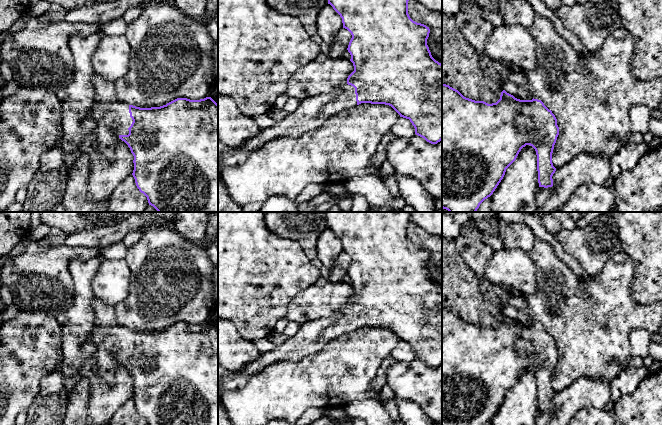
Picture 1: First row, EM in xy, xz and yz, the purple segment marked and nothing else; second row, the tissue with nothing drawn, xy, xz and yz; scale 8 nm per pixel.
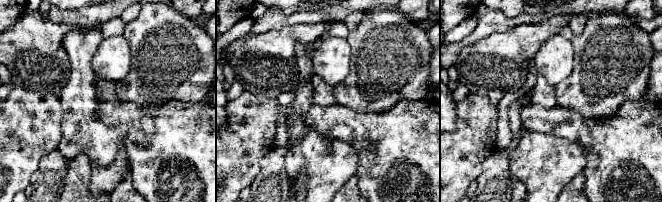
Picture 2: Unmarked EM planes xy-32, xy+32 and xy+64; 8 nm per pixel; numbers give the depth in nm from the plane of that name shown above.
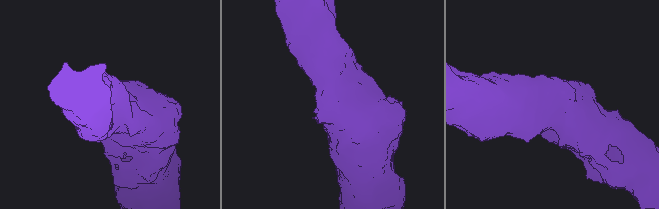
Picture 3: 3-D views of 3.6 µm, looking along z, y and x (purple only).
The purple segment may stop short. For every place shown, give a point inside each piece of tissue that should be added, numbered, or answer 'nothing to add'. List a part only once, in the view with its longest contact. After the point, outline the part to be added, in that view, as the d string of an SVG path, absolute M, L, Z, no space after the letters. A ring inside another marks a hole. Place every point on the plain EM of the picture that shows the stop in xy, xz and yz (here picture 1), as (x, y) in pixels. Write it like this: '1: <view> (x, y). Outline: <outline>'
1: xy (115, 339). Outline: M124 326L96 327L90 336L96 346L115 354L118 359L128 359L133 344L129 337L129 328Z

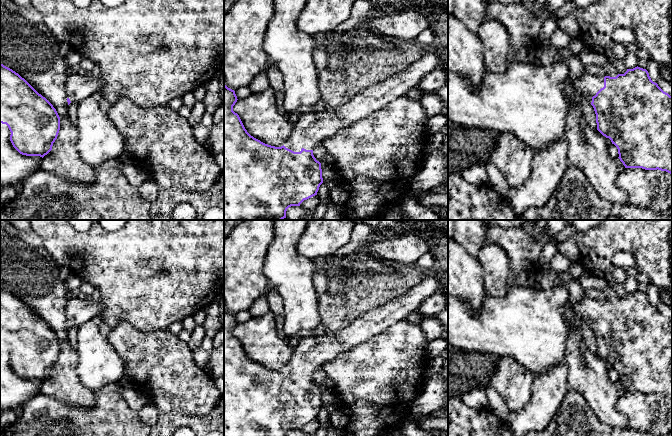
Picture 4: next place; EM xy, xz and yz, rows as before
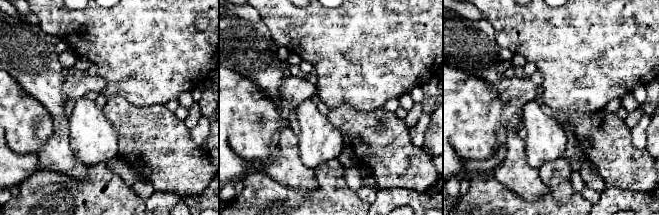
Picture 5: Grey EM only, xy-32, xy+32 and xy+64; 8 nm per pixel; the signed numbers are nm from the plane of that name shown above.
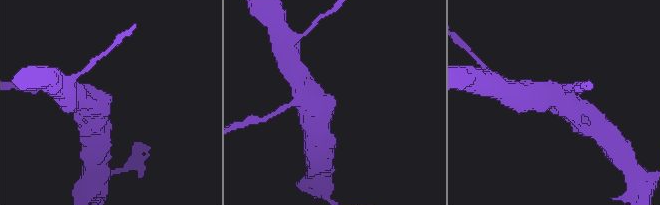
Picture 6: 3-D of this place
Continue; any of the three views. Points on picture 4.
1: xz (312, 353). Outline: M430 272L420 284L379 308L372 309L334 335L315 334L311 338L304 338L284 370L294 376L300 376L302 372L314 374L325 362L340 353L415 314L420 304L441 288L447 288L443 278Z

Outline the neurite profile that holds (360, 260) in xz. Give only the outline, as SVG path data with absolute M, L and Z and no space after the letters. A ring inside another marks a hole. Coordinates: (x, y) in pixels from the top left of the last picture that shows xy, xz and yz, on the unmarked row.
M357 250L344 257L317 257L312 259L314 271L324 272L327 279L334 276L340 268L362 271L366 274L389 275L402 264L371 256L364 250Z

